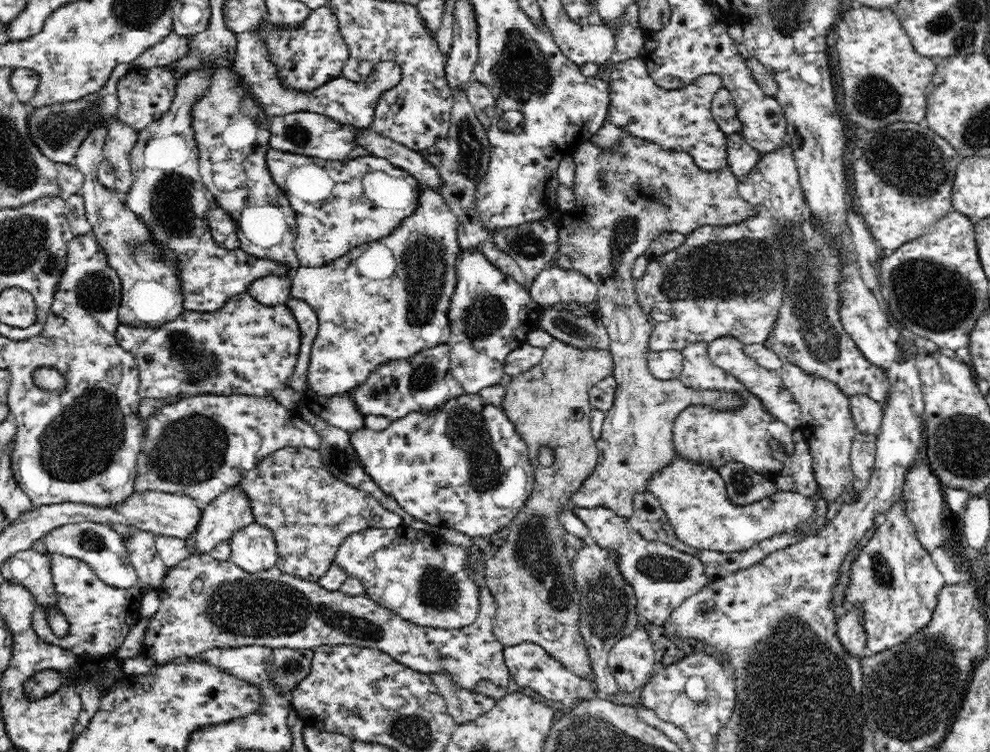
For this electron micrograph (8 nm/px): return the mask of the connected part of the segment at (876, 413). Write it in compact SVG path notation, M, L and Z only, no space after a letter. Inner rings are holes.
M850 396L853 421L859 434L877 434L884 415L884 406L870 396Z

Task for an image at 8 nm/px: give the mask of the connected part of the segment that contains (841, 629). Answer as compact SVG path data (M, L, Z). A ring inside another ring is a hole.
M860 604L852 605L851 610L847 610L837 624L837 636L840 636L841 644L844 644L844 647L853 653L853 656L860 659L873 655L867 645L863 620L861 620L862 611Z

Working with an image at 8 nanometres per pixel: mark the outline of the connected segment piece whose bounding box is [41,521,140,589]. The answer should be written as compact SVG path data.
M90 521L78 524L65 524L46 533L41 540L49 554L62 554L83 560L106 584L114 589L128 589L139 584L139 576L128 558L128 551L124 546L124 538L107 524L92 523Z

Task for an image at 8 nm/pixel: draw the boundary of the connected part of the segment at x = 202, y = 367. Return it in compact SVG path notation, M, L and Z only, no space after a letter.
M245 291L228 299L224 306L214 312L185 310L178 318L159 327L128 327L120 323L117 328L118 345L132 353L138 363L141 397L165 399L176 395L182 395L182 398L198 395L269 396L291 410L301 403L302 395L284 385L294 372L301 346L300 328L286 303L264 306Z

